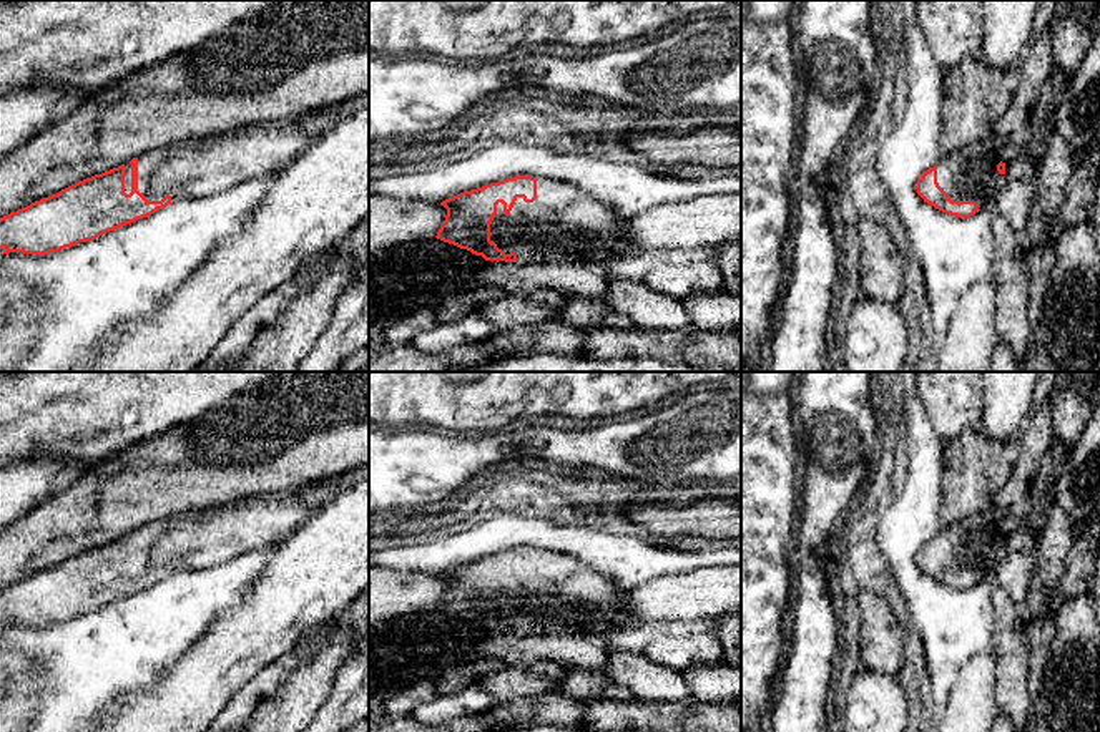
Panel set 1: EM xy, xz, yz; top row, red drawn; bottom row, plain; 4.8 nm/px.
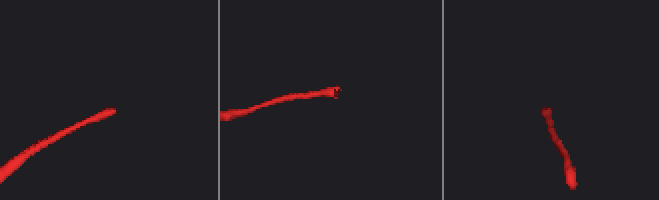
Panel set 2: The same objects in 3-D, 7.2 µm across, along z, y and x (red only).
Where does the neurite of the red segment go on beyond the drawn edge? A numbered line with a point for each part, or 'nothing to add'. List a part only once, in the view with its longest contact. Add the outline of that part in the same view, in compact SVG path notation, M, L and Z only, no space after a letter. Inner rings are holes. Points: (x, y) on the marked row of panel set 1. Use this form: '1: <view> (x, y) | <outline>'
1: xz (562, 226) | M537 179L533 203L517 198L508 216L497 204L490 241L505 254L513 251L520 264L588 264L611 271L593 256L633 249L626 221L575 186Z

